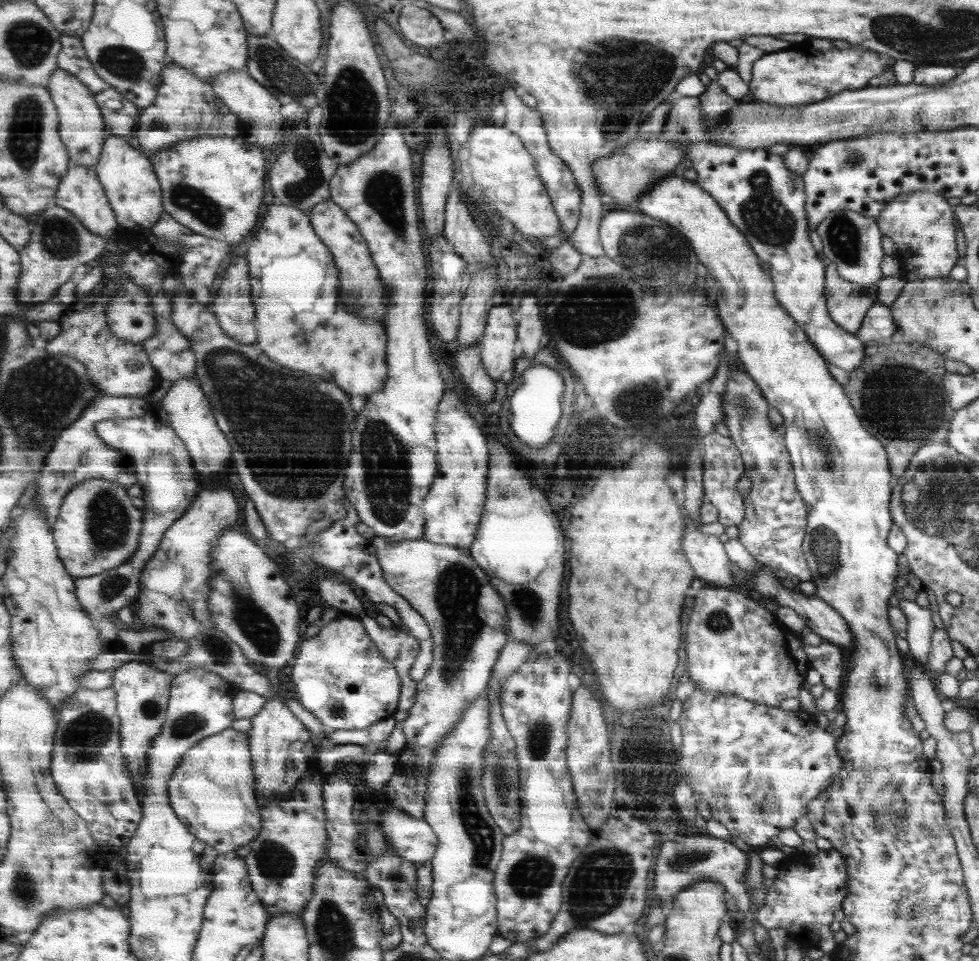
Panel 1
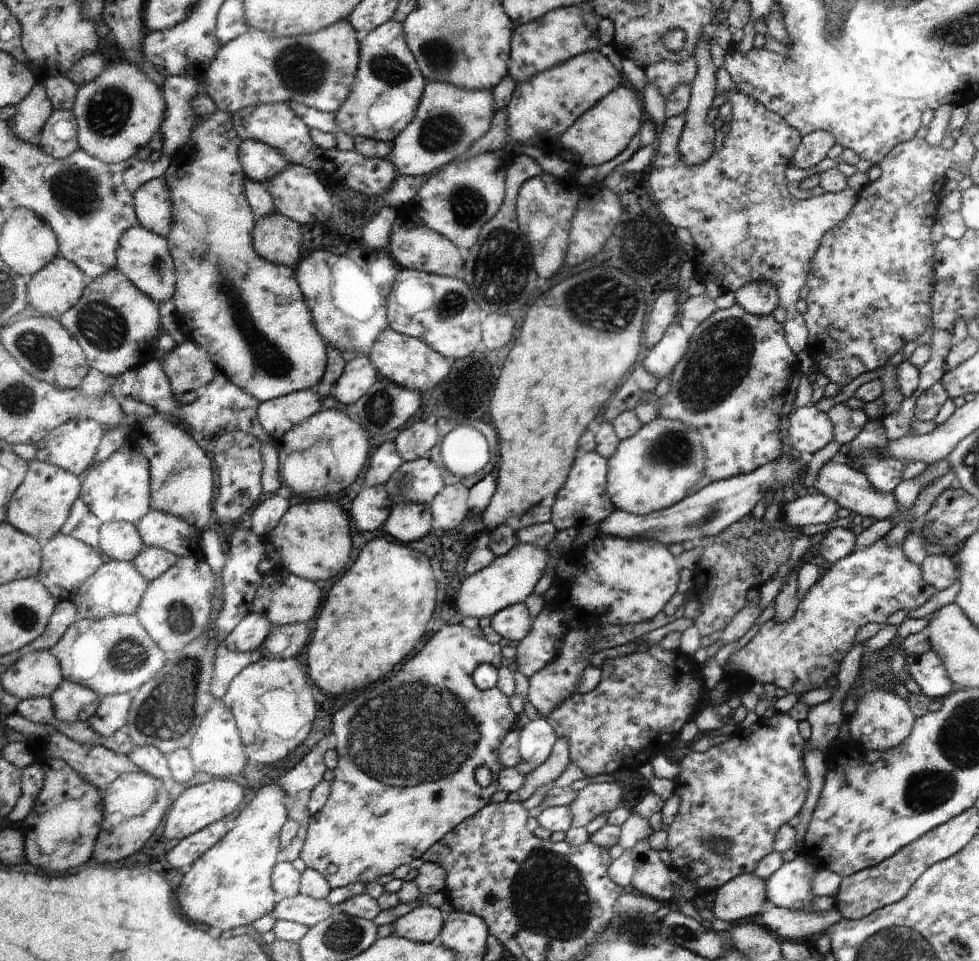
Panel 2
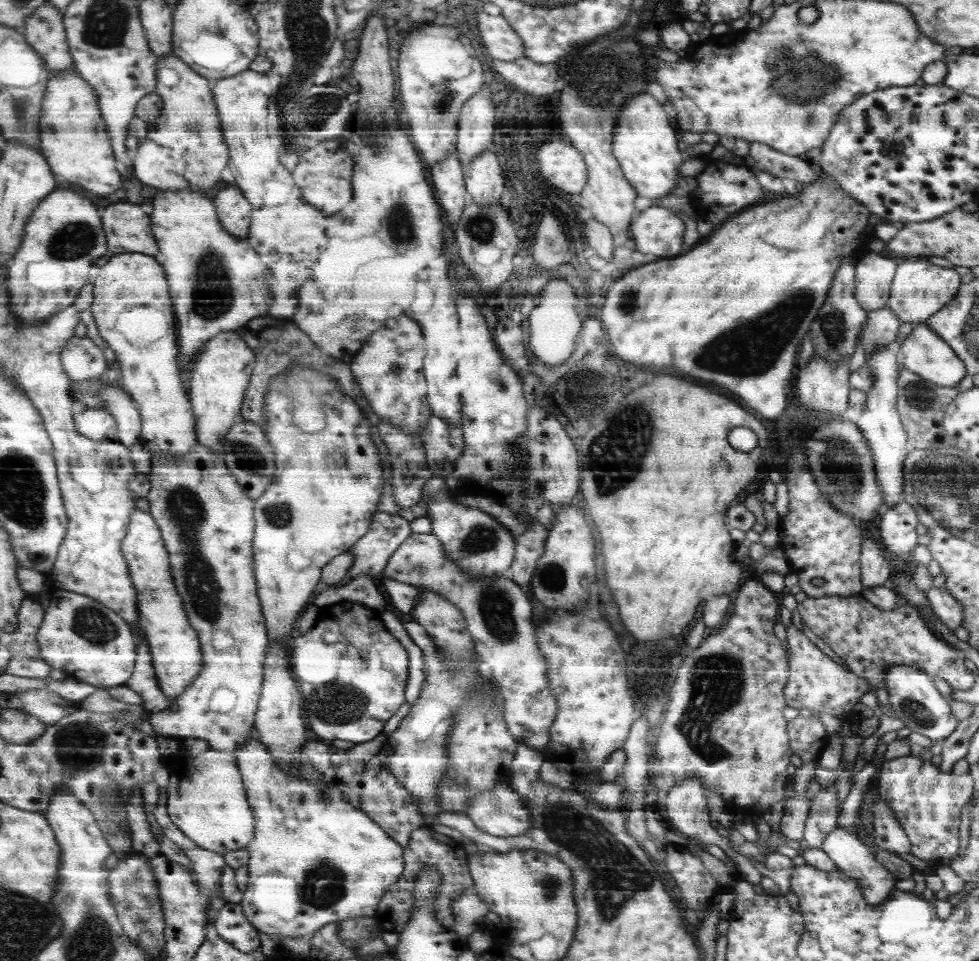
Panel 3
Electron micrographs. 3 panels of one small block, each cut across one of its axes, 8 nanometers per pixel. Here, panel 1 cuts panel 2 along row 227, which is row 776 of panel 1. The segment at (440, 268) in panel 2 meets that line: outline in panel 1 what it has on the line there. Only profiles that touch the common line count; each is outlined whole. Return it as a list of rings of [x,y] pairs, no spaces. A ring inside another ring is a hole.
[[[379,536],[373,538],[373,544],[381,552],[381,566],[385,568],[387,582],[425,616],[435,638],[433,668],[427,674],[427,680],[419,684],[417,706],[411,708],[411,716],[401,724],[409,744],[399,756],[399,772],[393,776],[385,792],[393,808],[409,814],[411,818],[425,820],[427,776],[433,754],[439,742],[461,722],[465,710],[493,682],[493,672],[501,660],[501,652],[511,642],[513,618],[509,616],[505,596],[493,584],[493,578],[485,572],[485,568],[475,562],[471,548],[435,544],[431,540],[407,540],[403,544],[395,544]],[[401,766],[421,766],[423,770],[411,778],[405,776]]]

